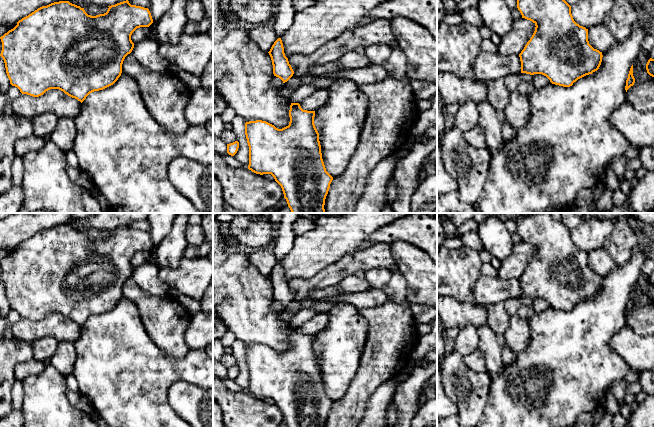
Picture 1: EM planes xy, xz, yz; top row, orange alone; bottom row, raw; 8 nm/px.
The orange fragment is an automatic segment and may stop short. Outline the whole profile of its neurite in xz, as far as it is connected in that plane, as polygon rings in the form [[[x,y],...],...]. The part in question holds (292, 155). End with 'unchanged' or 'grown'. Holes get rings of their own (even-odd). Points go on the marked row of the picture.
[[[291,103],[289,125],[278,129],[262,121],[245,123],[249,146],[248,169],[256,174],[271,174],[281,186],[292,213],[325,213],[324,205],[333,177],[326,171],[314,124],[315,111],[303,110],[299,103]]]; unchanged

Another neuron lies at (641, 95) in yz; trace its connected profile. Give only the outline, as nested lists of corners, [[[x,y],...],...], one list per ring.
[[[641,50],[633,63],[635,83],[626,92],[626,101],[640,112],[654,110],[654,77],[646,70],[646,64],[651,58],[650,52]]]

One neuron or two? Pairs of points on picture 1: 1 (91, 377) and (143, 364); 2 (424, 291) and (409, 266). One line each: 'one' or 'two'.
1: one
2: one

